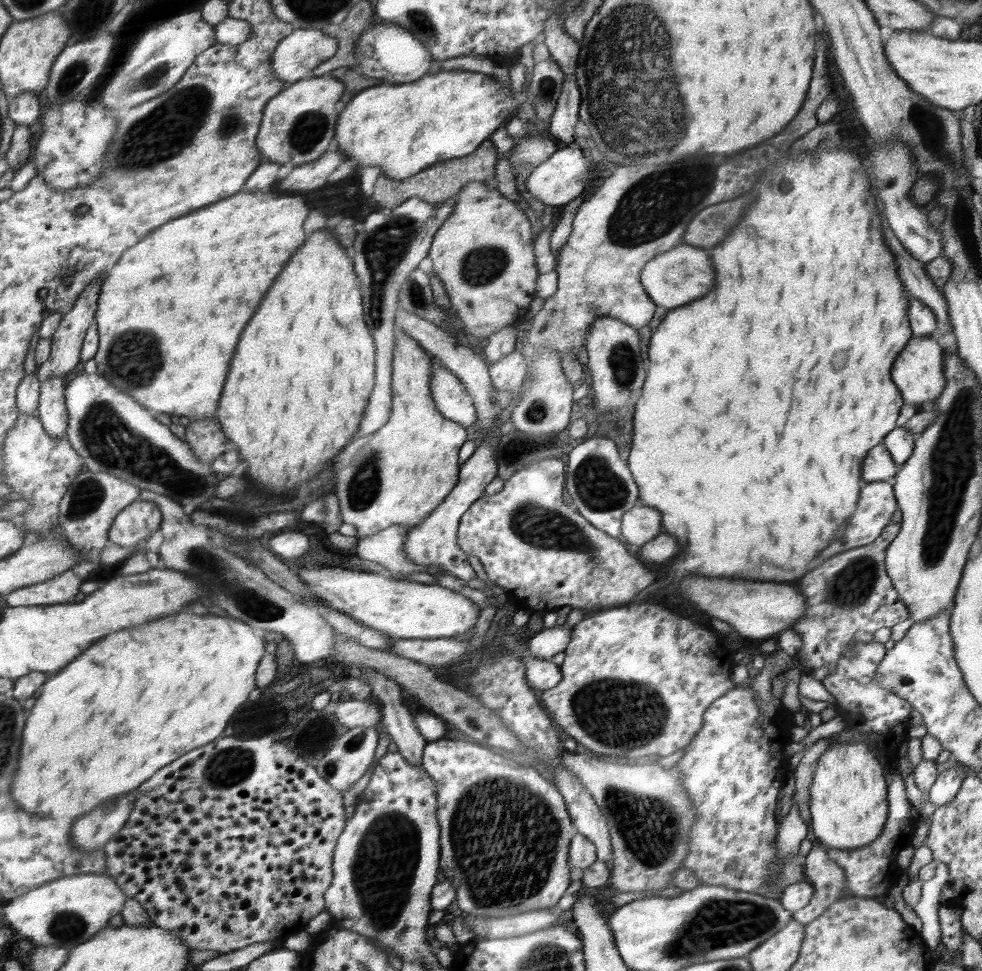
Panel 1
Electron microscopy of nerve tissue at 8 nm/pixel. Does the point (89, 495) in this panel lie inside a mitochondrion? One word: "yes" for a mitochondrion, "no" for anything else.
yes

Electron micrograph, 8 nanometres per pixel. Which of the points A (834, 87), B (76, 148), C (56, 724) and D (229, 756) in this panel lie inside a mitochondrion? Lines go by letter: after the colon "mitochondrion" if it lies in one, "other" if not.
A: other
B: other
C: other
D: mitochondrion

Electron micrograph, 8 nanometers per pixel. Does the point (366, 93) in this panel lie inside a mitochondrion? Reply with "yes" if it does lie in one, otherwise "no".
no

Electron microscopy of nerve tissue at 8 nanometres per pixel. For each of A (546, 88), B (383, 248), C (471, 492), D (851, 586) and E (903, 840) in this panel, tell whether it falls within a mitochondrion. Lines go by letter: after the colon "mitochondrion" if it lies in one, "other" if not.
A: mitochondrion
B: mitochondrion
C: other
D: mitochondrion
E: other

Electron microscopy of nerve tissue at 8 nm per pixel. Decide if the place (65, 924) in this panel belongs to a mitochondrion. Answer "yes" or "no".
yes

